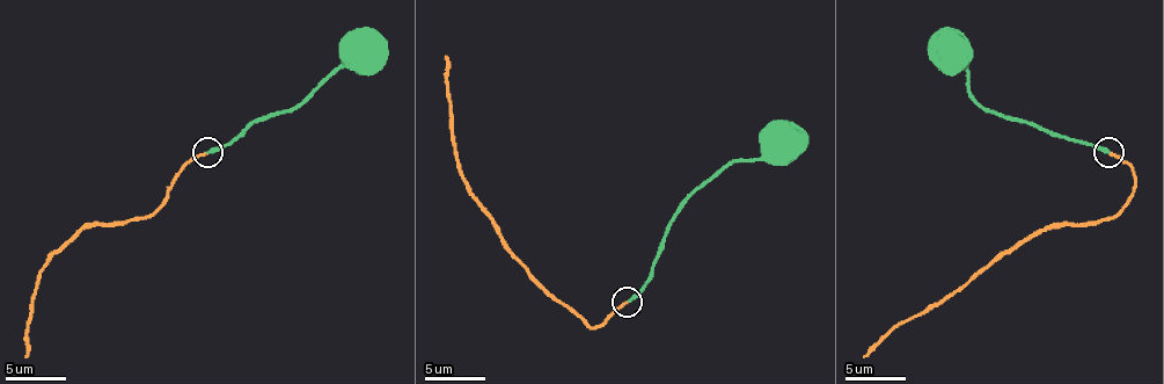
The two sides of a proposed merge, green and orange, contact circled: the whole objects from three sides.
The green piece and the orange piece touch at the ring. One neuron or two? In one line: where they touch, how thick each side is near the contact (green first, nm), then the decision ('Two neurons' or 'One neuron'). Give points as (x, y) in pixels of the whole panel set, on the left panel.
Place: (207, 152). Thickness 240 nm (green) against 170 nm. One neuron

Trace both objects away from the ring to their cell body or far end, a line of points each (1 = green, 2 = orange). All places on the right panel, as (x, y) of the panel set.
1: (1110, 151), (998, 115), (968, 91), (965, 64), (956, 55), (950, 55)
2: (1110, 151), (1119, 154), (1134, 173), (1130, 200), (1112, 218), (1052, 224), (947, 296), (895, 324), (863, 356)

